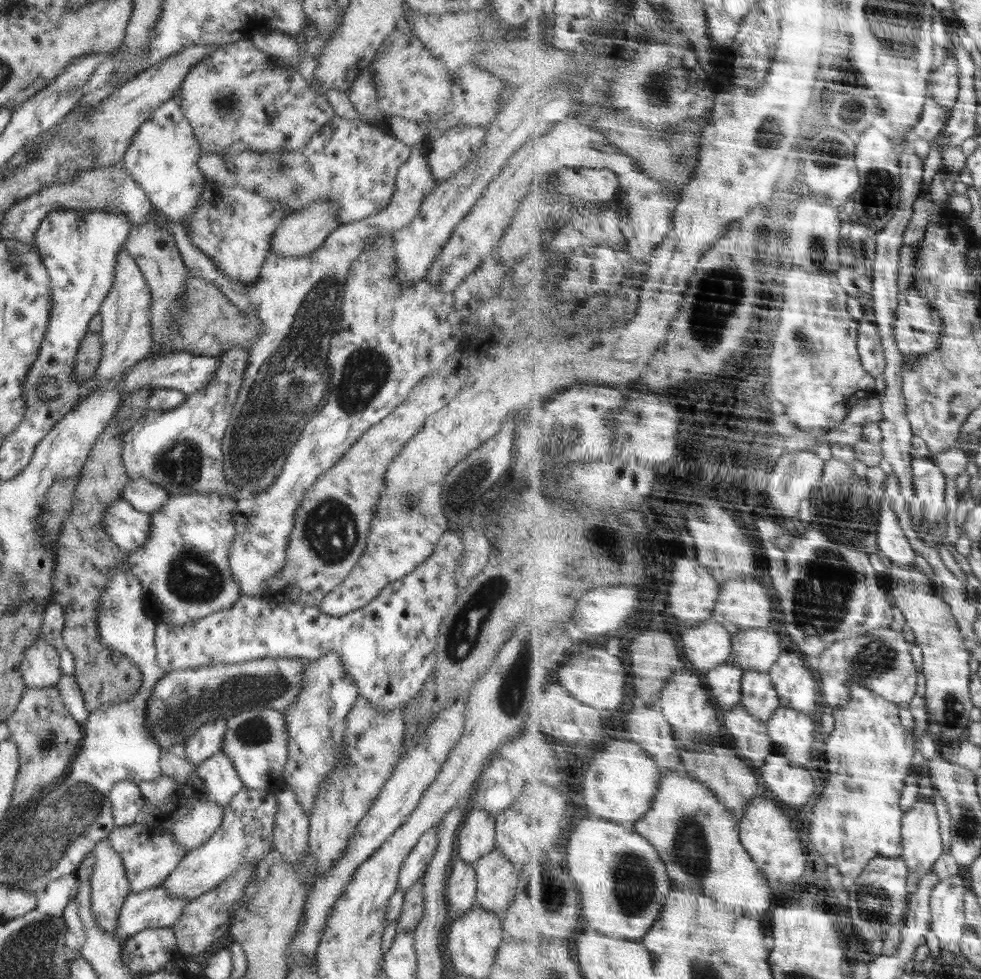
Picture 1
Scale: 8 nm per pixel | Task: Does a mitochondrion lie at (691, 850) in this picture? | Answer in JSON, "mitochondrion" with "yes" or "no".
{"mitochondrion":"yes"}

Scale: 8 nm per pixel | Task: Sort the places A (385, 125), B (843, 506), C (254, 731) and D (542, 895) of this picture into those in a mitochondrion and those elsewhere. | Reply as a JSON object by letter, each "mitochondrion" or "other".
{"A":"other","B":"mitochondrion","C":"mitochondrion","D":"mitochondrion"}

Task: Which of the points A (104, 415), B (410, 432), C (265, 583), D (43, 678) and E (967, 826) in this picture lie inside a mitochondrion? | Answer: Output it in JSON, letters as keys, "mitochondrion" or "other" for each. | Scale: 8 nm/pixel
{"A":"other","B":"other","C":"other","D":"other","E":"mitochondrion"}

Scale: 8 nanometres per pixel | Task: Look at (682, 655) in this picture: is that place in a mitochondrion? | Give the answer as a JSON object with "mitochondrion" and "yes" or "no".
{"mitochondrion":"no"}

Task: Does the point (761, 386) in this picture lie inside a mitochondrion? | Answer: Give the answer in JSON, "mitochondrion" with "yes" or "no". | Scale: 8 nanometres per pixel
{"mitochondrion":"no"}

